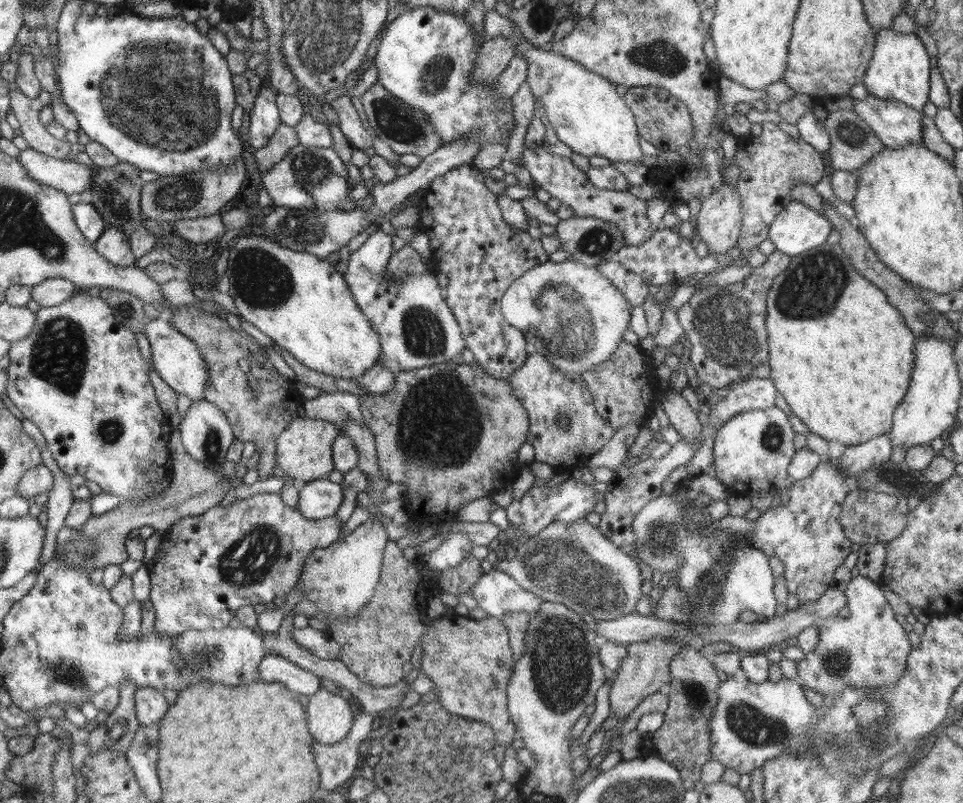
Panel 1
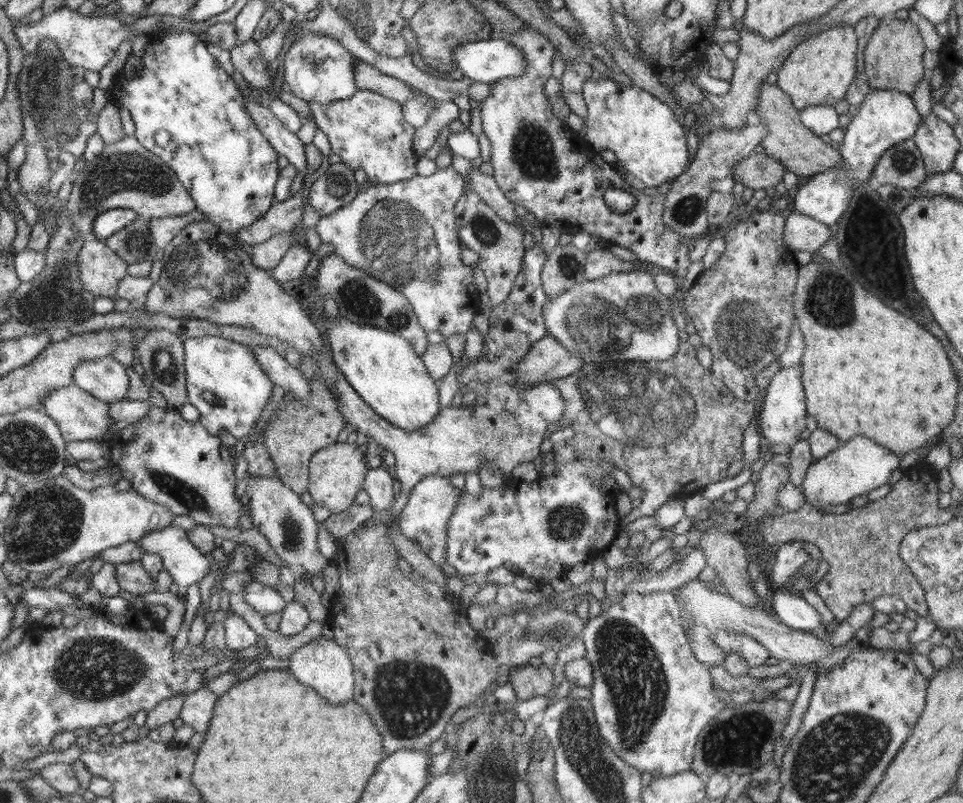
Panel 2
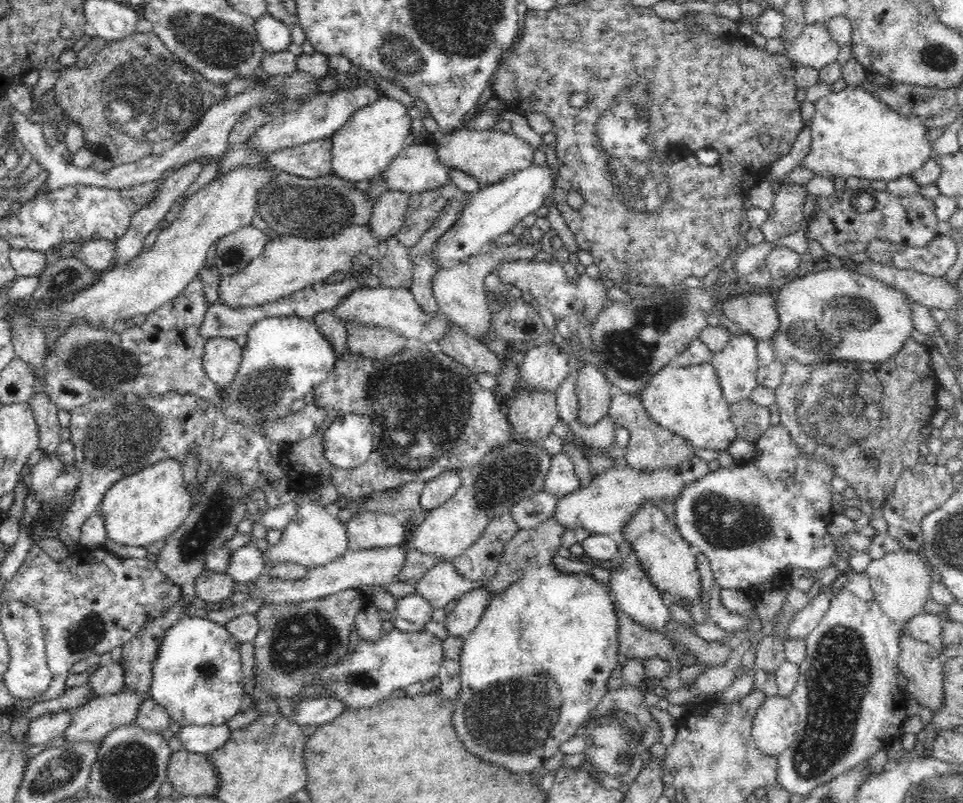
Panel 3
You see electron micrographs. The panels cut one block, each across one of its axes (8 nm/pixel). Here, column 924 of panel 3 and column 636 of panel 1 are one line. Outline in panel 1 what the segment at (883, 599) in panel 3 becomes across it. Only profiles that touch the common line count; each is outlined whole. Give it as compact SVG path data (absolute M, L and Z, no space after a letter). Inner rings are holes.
M586 519L578 522L551 522L536 536L530 537L523 545L505 560L491 557L494 568L507 572L524 590L535 594L548 602L557 602L567 606L579 615L592 614L597 620L614 620L625 614L636 612L636 604L642 596L644 580L638 567L640 560L629 551L616 546L608 540L597 527Z

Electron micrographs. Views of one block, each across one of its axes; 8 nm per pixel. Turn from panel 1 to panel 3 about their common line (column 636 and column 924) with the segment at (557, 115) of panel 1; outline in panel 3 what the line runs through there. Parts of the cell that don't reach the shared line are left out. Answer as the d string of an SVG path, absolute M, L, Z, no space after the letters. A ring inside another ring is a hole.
M862 86L846 87L839 92L833 91L815 102L815 113L809 124L811 132L810 152L806 160L800 164L814 172L814 176L822 176L834 181L835 178L866 178L873 180L896 180L903 175L910 175L916 172L930 155L935 152L933 144L928 143L926 134L929 131L925 128L919 114L908 114L900 116L871 92L864 90Z

